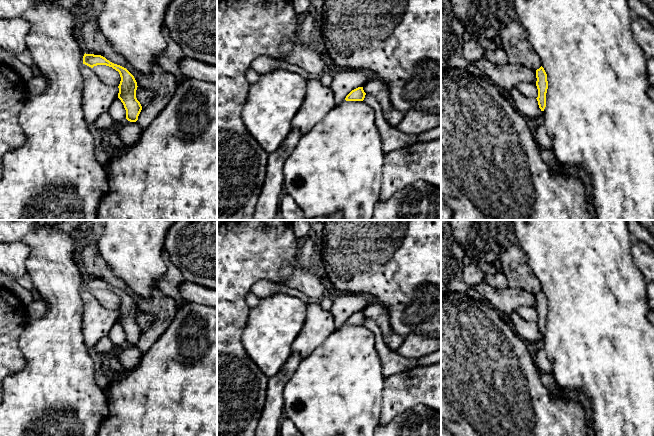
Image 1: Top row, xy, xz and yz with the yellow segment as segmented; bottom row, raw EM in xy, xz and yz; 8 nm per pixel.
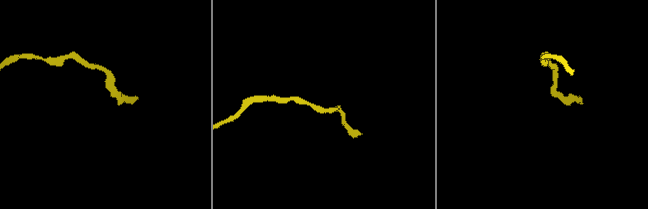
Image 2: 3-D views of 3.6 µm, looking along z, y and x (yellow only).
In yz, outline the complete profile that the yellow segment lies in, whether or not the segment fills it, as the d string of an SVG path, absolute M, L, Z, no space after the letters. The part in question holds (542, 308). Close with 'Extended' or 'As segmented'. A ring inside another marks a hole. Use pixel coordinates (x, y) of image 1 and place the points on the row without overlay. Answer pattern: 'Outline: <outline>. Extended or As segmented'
Outline: M542 290L536 294L536 302L536 310L538 313L538 321L536 323L538 325L539 332L541 333L541 335L544 335L546 331L546 317L548 313L548 305L547 298Z. As segmented

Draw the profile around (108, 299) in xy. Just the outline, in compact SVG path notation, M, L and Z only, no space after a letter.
M97 289L93 292L98 302L107 309L119 310L121 301L118 295L106 289Z

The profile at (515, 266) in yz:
M512 245L501 256L502 273L505 275L508 287L522 289L528 293L537 294L541 285L532 272L528 259L519 245Z

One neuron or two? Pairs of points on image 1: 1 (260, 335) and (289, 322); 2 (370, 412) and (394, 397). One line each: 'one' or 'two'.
1: one
2: two

